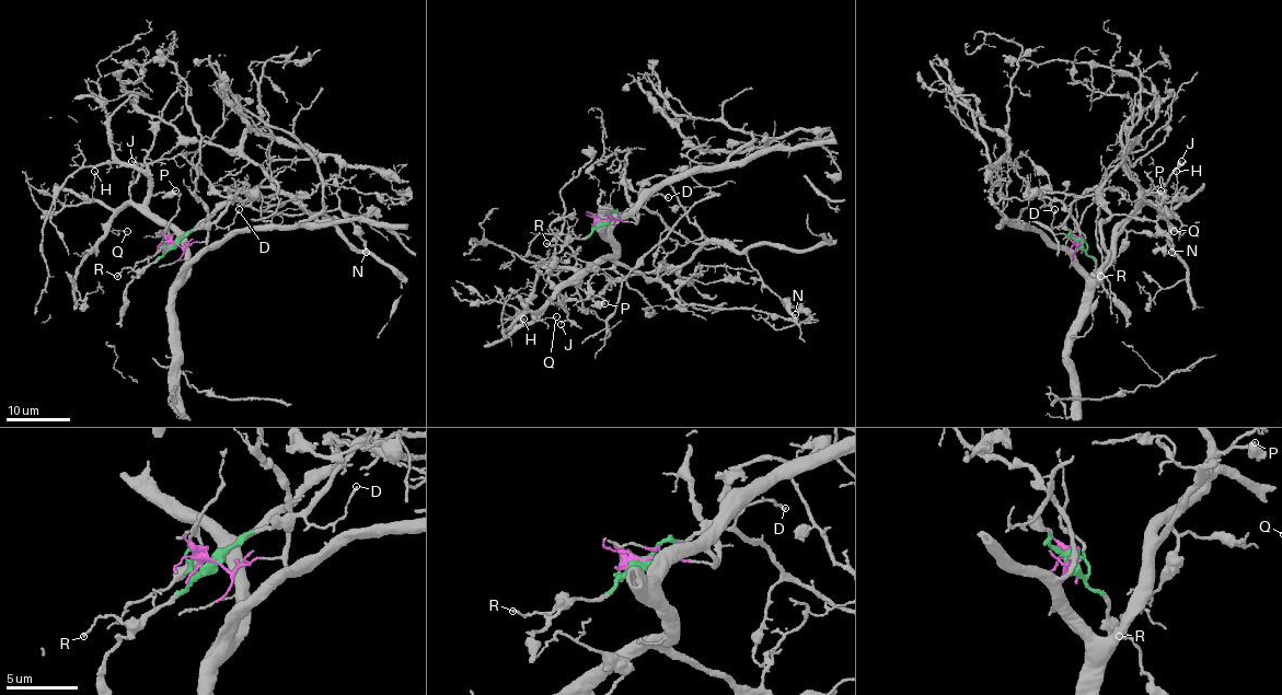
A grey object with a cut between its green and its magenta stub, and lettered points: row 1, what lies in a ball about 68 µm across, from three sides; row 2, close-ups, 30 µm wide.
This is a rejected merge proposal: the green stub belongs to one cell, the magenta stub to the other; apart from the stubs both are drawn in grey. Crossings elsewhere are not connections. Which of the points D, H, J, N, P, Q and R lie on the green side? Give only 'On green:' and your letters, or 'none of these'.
On green: D, N, R

